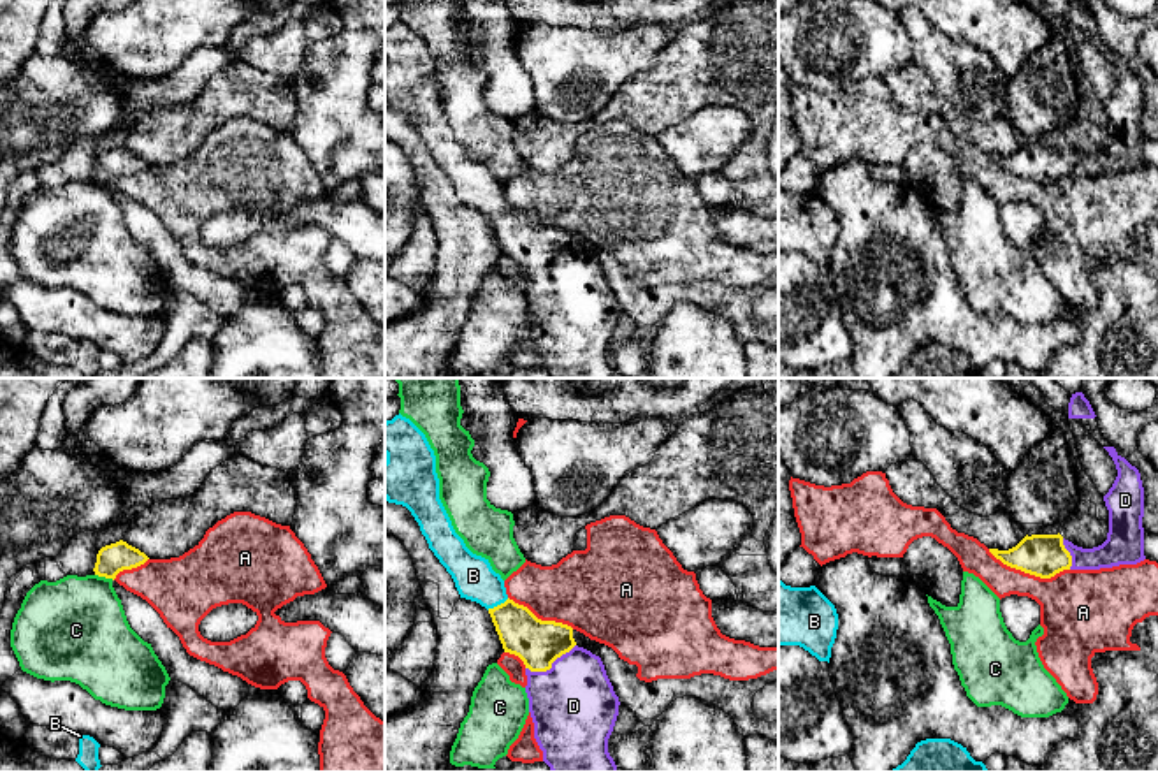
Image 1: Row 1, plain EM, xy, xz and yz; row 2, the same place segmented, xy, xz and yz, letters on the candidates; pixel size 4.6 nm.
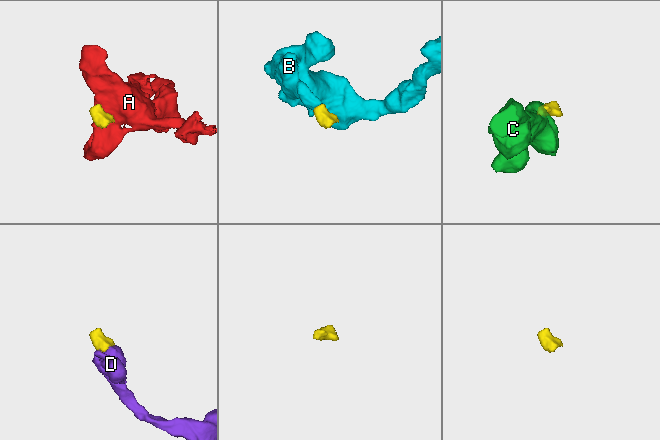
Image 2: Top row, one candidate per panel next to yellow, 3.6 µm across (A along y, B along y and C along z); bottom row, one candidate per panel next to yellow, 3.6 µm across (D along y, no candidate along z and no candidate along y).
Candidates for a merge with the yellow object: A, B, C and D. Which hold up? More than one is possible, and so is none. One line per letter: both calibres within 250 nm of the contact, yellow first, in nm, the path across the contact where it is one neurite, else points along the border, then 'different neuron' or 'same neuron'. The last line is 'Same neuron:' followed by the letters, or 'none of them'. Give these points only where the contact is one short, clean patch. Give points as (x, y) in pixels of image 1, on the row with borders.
A: calibres 200 and 300 nm; different neuron
B: calibres 220 and 190 nm; way xz (536, 642), (498, 605), (473, 575); same neuron
C: calibres 140 and 440 nm; border xy (95, 574), (113, 579); different neuron
D: calibres 220 and 400 nm; way xz (538, 644), (550, 656), (550, 667), (564, 681), (573, 706); same neuron
Same neuron: B, D

